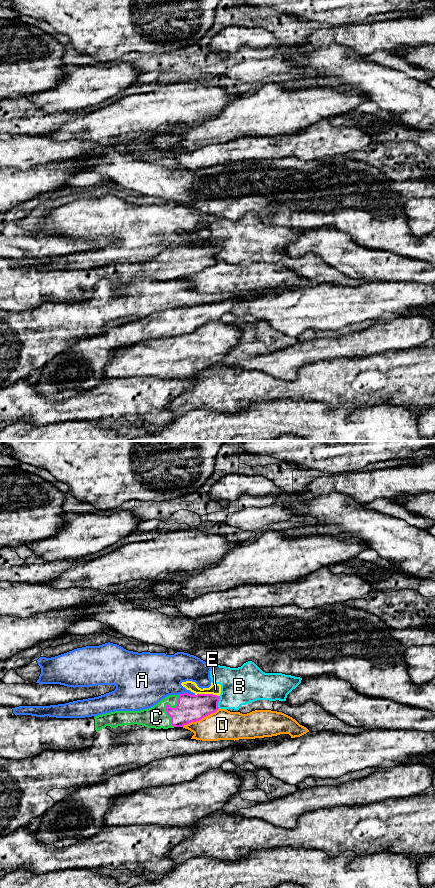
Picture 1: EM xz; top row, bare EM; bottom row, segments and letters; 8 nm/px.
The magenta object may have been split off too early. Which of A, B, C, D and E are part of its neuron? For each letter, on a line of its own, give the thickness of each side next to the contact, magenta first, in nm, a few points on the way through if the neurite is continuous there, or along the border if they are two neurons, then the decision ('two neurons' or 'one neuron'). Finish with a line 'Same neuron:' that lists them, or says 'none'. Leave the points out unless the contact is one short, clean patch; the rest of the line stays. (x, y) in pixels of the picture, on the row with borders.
A: 220/340 nm | two neurons
B: 220/300 nm | two neurons
C: 220/180 nm | one neuron
D: 220/240 nm | two neurons
E: 220/90 nm | along xz (195, 694), (216, 694), (219, 696) | two neurons
Same neuron: C

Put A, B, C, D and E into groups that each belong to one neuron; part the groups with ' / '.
A / B E / C / D

